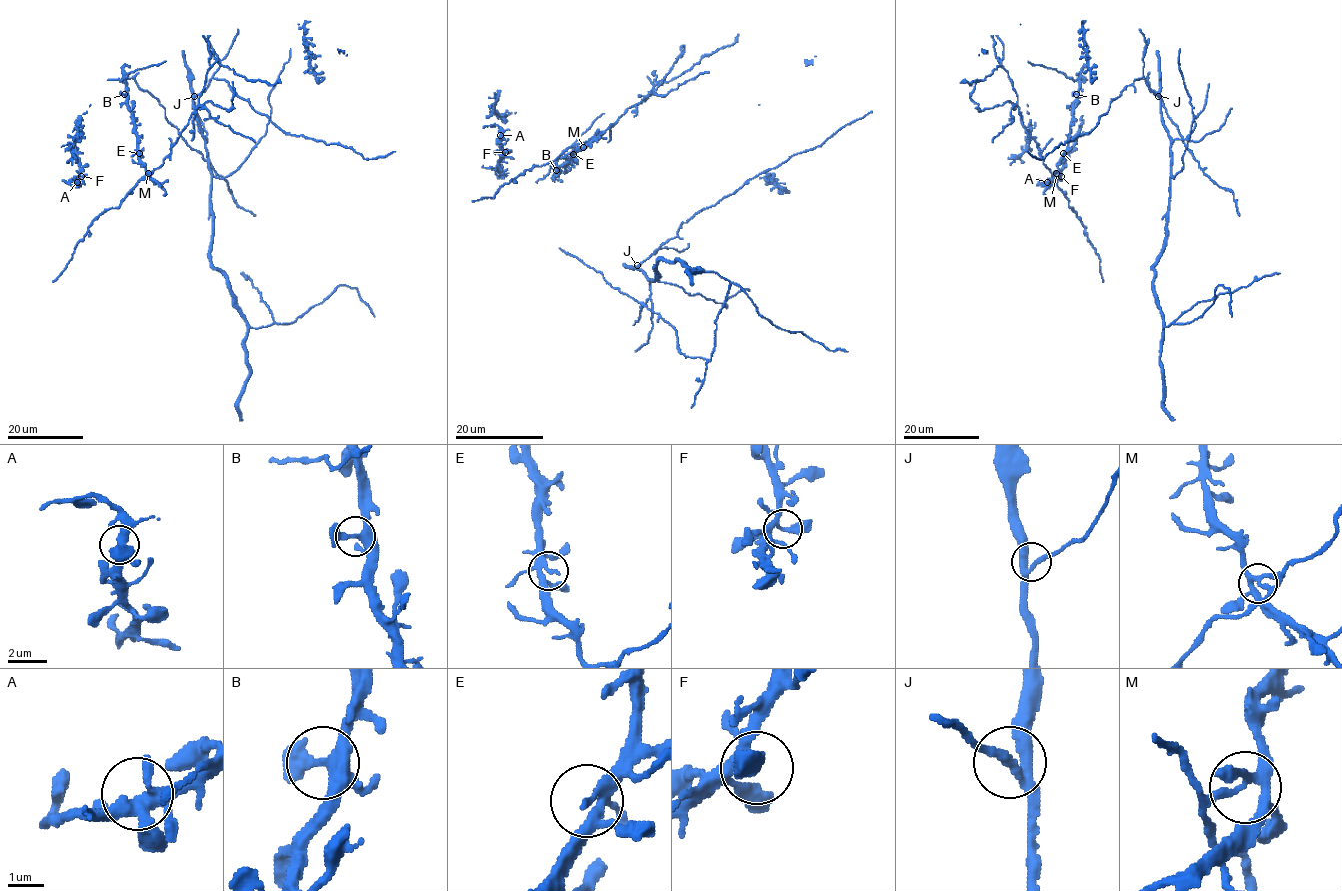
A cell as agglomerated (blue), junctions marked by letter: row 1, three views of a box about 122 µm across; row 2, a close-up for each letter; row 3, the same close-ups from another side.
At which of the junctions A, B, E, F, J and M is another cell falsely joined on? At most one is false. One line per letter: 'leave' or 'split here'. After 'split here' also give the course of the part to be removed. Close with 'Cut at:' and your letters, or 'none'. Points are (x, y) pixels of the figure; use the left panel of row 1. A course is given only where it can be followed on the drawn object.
A: leave
B: leave
E: leave
F: leave
J: leave
M: split here | (148, 173), (163, 164), (196, 110), (207, 70), (216, 62), (248, 81), (281, 83)
Cut at: M

